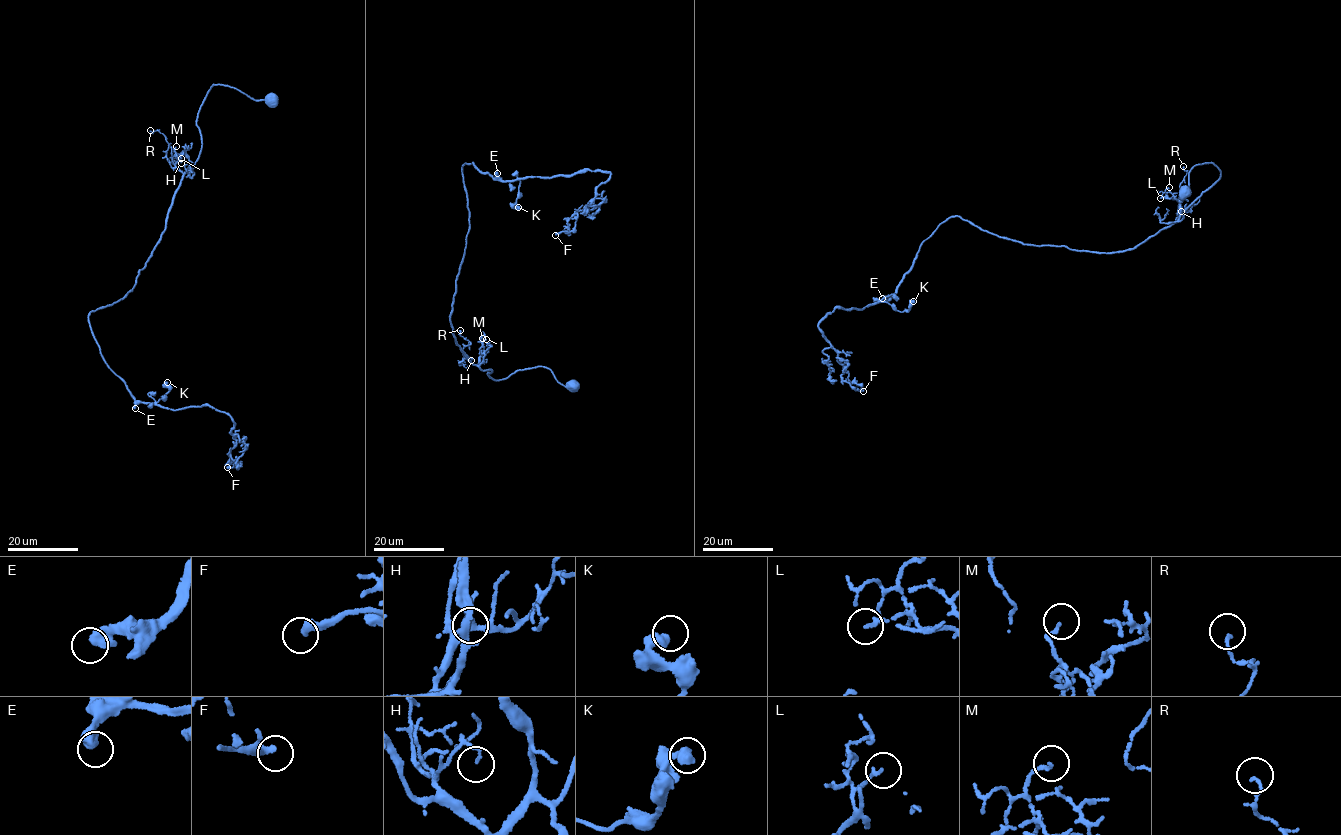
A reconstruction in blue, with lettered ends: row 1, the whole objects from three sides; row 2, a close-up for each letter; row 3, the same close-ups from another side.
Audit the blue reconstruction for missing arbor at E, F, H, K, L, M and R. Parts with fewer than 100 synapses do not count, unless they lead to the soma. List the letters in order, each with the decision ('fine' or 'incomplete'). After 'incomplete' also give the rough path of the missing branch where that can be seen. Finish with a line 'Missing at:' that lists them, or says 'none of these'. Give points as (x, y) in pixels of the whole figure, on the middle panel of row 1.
E: fine
F: fine
H: fine
K: fine
L: fine
M: fine
R: fine
Missing at: none of these

